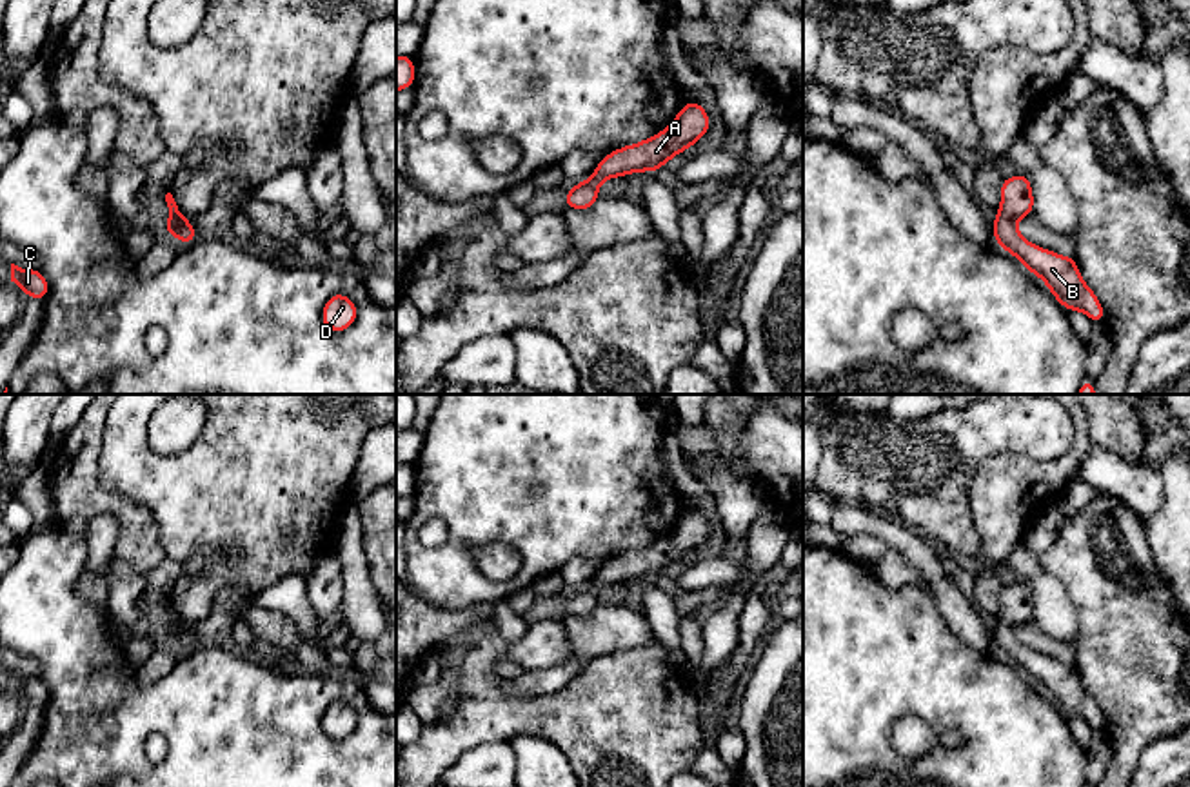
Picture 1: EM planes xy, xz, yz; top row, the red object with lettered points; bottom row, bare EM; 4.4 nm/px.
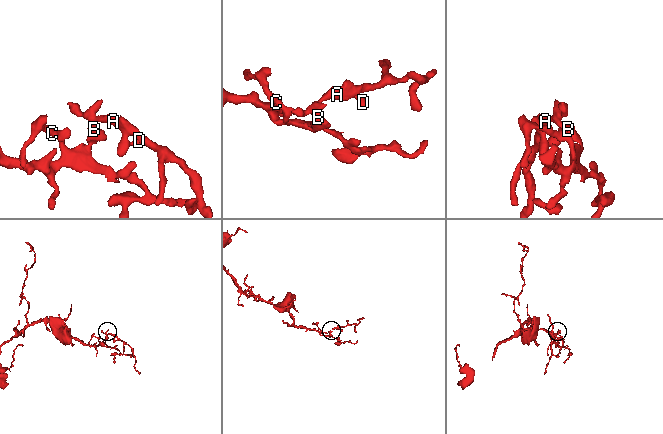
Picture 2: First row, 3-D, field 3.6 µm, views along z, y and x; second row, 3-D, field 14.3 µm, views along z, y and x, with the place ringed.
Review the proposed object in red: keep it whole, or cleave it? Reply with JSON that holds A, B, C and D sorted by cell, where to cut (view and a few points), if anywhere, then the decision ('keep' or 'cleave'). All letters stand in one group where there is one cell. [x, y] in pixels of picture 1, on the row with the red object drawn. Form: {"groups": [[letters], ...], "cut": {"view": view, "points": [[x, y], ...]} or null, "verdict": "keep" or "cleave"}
{"groups": [["A", "B", "C", "D"]], "cut": null, "verdict": "keep"}

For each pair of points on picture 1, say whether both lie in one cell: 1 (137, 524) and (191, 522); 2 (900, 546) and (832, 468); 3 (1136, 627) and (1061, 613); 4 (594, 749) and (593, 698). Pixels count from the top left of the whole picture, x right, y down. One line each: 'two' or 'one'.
1: two
2: two
3: two
4: one

